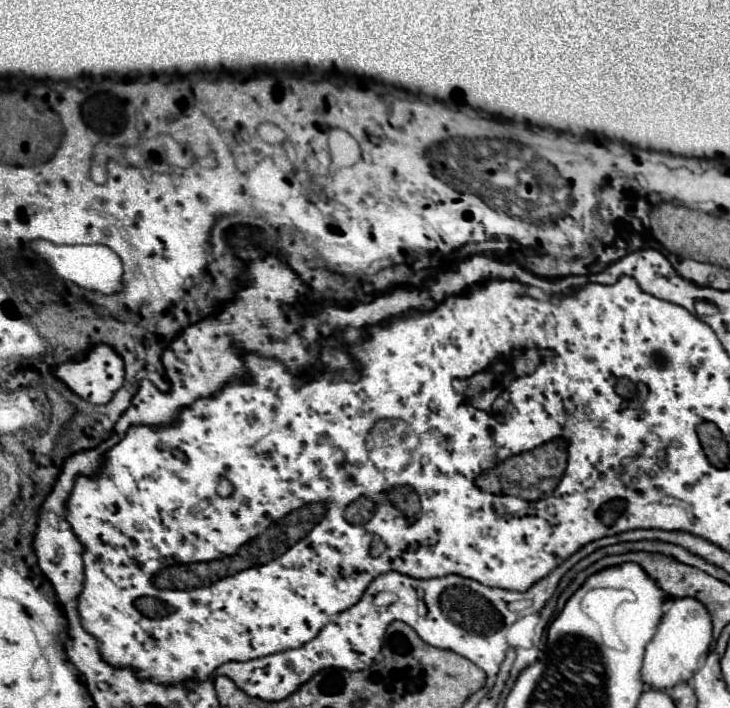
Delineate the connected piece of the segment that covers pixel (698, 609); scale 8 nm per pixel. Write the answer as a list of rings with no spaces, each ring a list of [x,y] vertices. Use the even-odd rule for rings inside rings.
[[[675,599],[673,607],[663,615],[653,641],[645,649],[645,661],[641,669],[643,681],[657,689],[669,689],[679,681],[689,681],[699,669],[709,645],[711,615],[707,615],[707,607],[703,607],[703,603],[695,603],[695,599]]]

